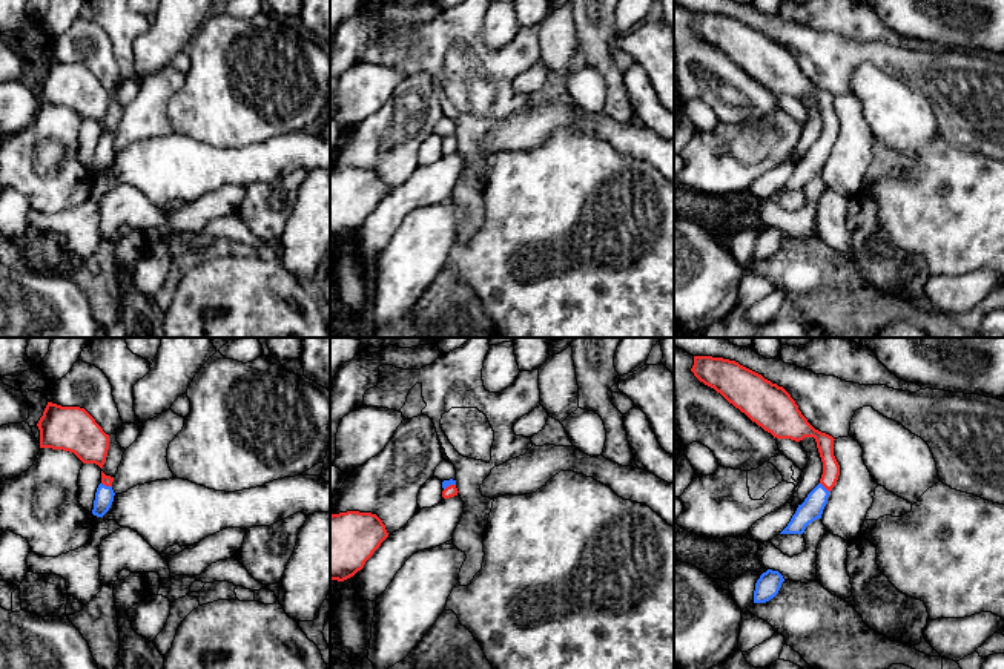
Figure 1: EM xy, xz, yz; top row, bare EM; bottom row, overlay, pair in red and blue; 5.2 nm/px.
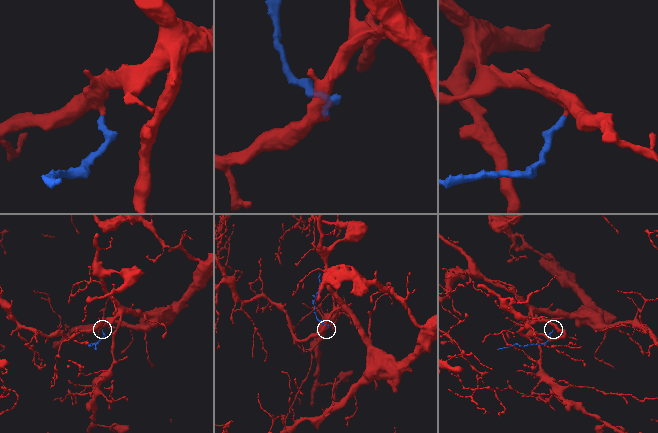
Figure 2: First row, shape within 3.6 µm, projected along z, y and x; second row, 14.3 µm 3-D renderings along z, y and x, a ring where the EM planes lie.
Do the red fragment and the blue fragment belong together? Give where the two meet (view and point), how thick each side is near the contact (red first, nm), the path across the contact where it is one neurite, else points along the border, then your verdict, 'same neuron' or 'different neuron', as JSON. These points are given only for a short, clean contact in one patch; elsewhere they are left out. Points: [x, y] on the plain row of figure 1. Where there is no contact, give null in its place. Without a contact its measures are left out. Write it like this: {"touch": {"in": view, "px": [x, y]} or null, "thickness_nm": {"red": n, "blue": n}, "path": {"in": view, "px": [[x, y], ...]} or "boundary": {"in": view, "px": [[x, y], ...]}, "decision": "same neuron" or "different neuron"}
{"touch": {"in": "yz", "px": [825, 143]}, "thickness_nm": {"red": 100, "blue": 120}, "path": {"in": "yz", "px": [[831, 126], [825, 143], [812, 163]]}, "decision": "same neuron"}

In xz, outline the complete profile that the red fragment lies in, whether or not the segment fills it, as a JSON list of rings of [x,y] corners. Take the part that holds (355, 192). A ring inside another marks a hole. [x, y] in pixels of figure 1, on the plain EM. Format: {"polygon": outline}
{"polygon": [[[347,167],[330,172],[330,236],[344,238],[361,227],[388,193],[372,169]]]}

